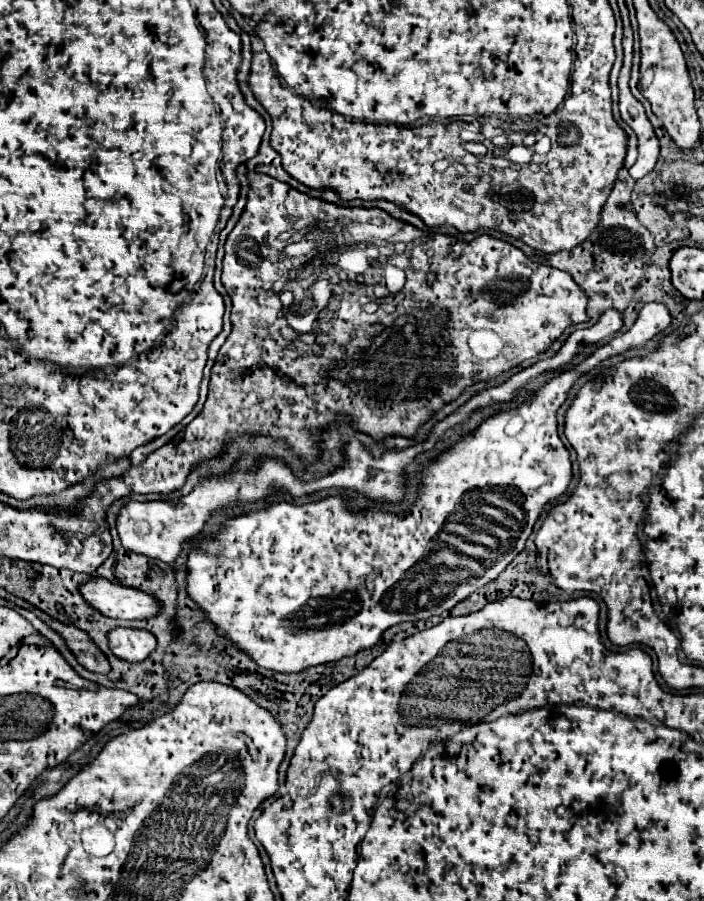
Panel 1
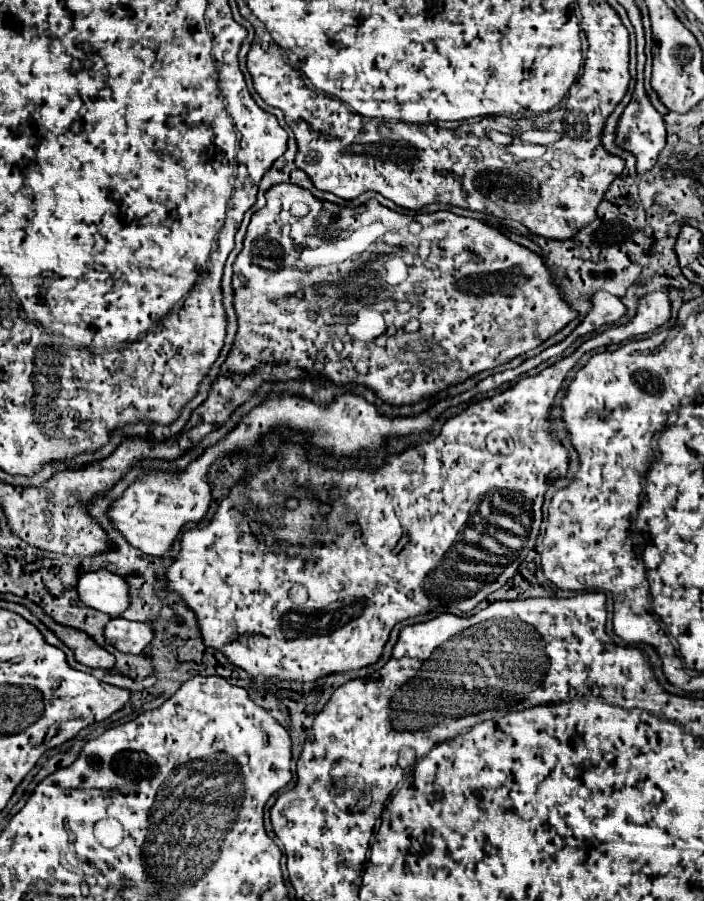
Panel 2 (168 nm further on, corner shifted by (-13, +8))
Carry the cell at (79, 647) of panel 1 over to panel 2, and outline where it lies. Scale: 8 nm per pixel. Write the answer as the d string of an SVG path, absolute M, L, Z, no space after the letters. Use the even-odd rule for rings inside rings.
M4 594L4 600L12 600L12 602L18 602L18 604L24 604L48 630L52 630L74 652L74 658L80 664L90 666L90 668L112 668L114 666L114 662L116 662L114 656L110 652L106 652L104 648L100 648L84 632L78 632L74 628L66 628L66 626L56 624L48 614L44 614L40 608L36 608L34 602L30 602L26 598L16 598L16 596L10 596L10 594Z

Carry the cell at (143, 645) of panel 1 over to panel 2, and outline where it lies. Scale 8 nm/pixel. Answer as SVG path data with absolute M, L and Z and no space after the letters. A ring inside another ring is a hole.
M112 618L104 628L106 642L116 650L126 654L142 654L146 646L152 642L154 632L150 624L130 622L126 618Z

